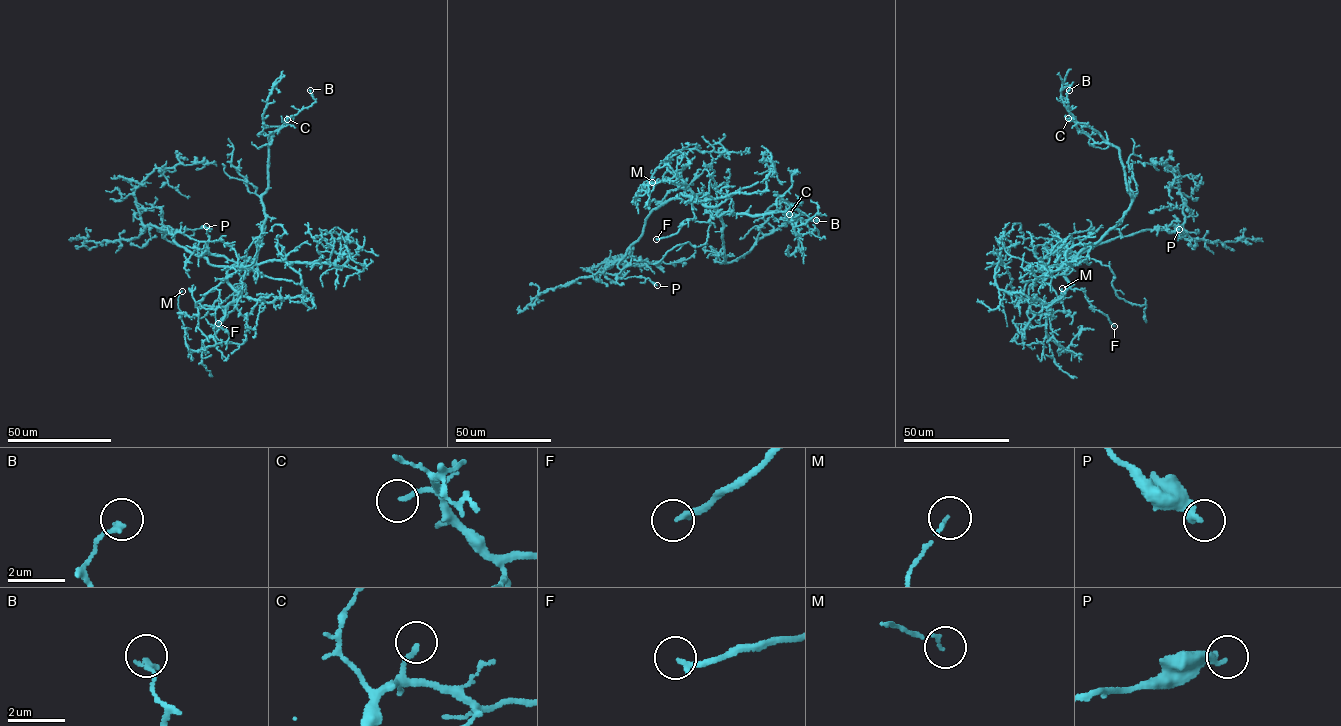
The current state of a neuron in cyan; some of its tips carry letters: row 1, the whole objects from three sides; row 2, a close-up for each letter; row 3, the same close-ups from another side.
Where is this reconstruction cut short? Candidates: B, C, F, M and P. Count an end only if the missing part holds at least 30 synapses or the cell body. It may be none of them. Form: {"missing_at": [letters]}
{"missing_at": ["C", "F"]}

